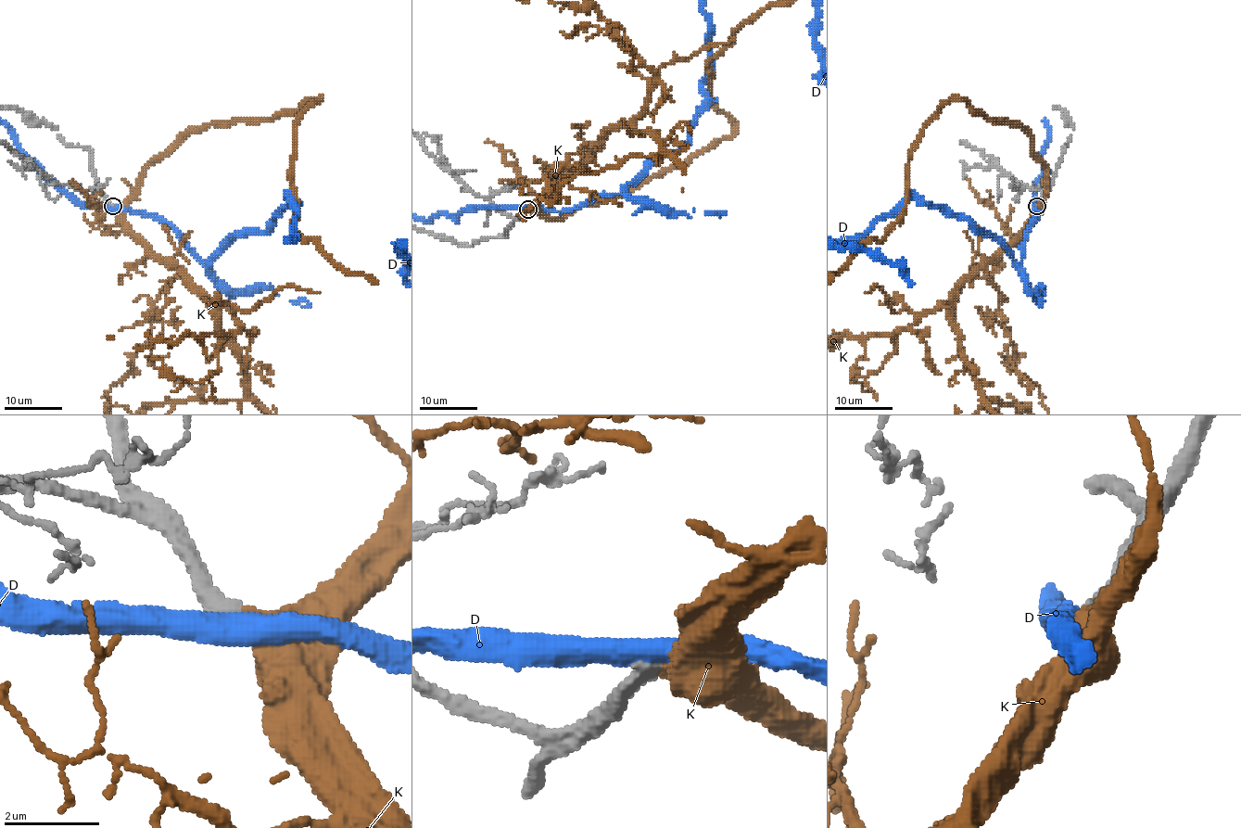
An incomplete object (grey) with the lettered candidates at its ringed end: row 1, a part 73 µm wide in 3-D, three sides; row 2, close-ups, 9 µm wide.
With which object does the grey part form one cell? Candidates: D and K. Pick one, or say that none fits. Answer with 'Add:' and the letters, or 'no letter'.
Add: K

